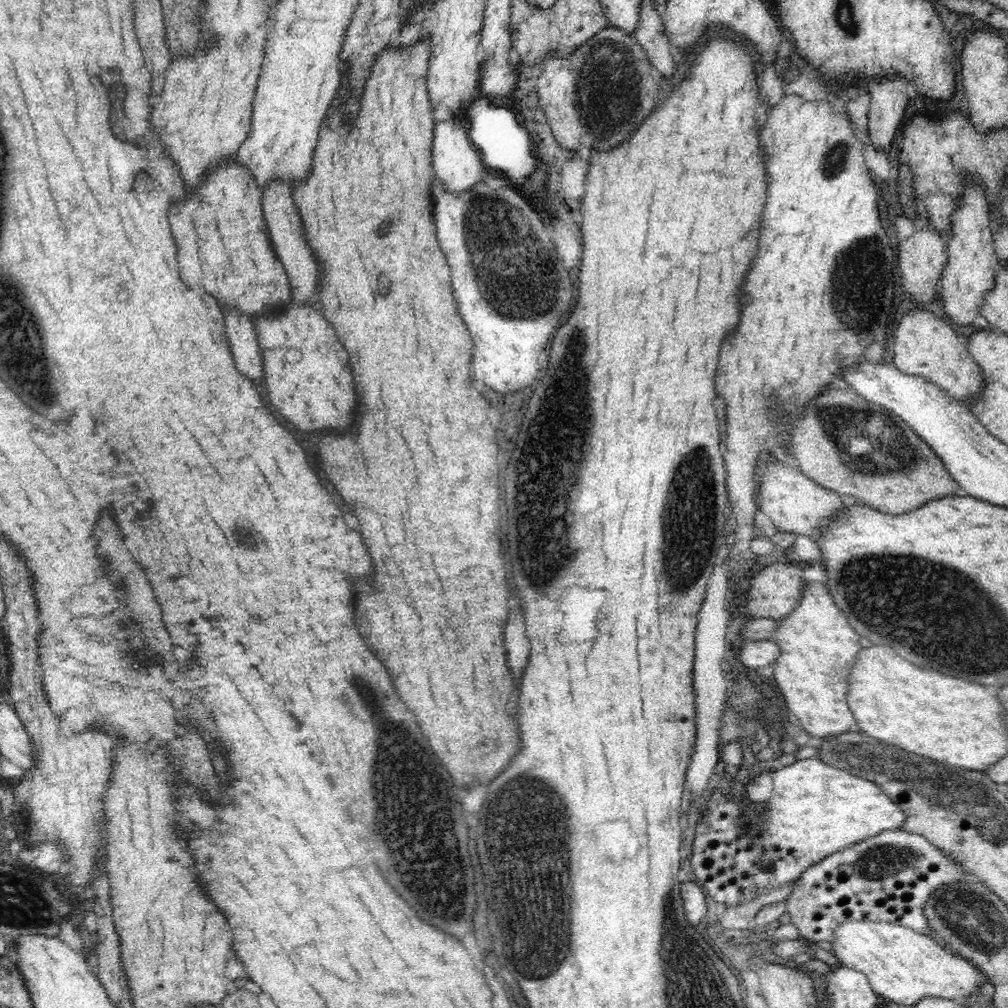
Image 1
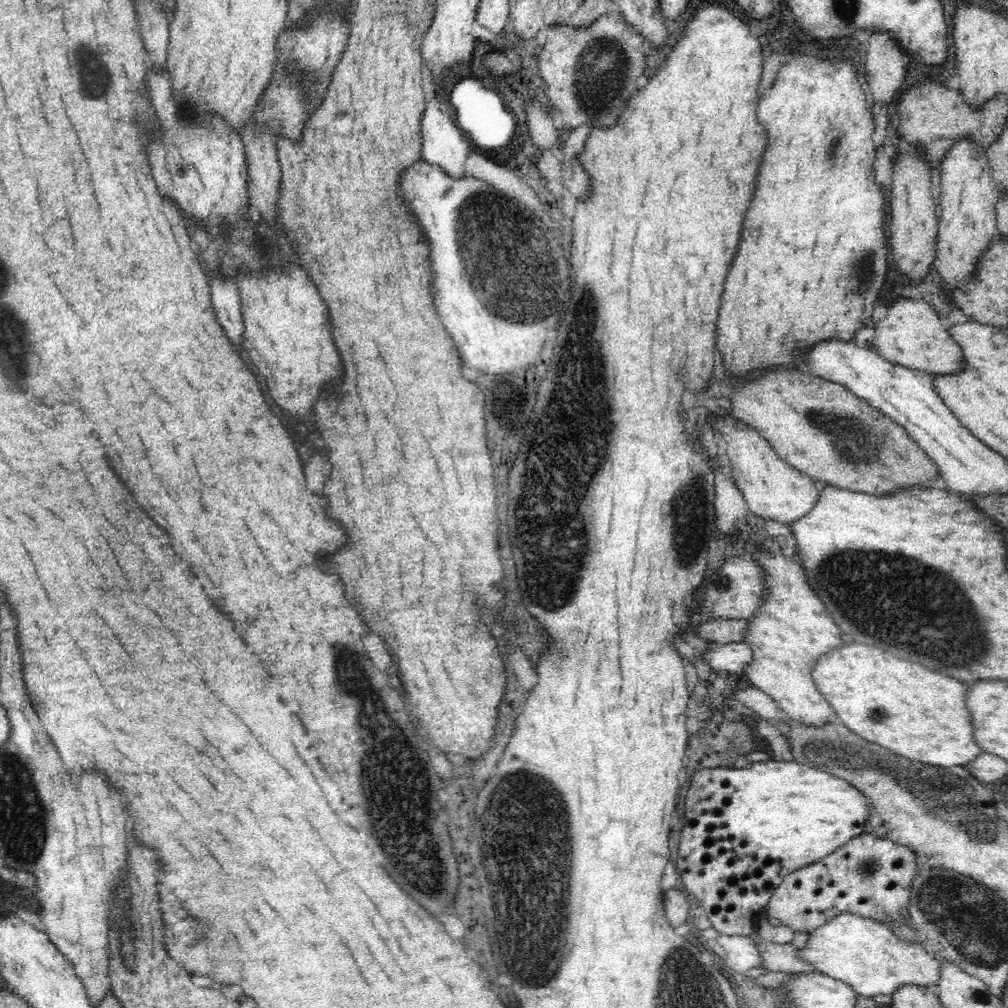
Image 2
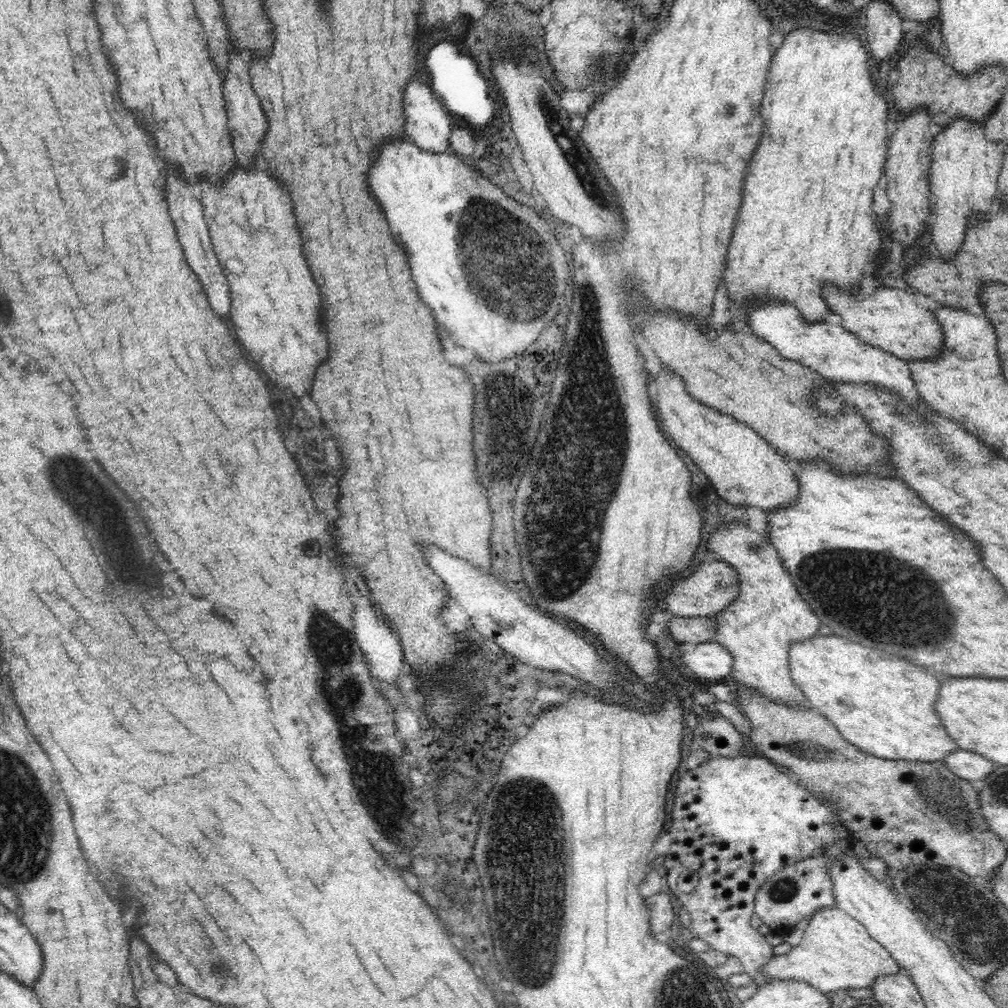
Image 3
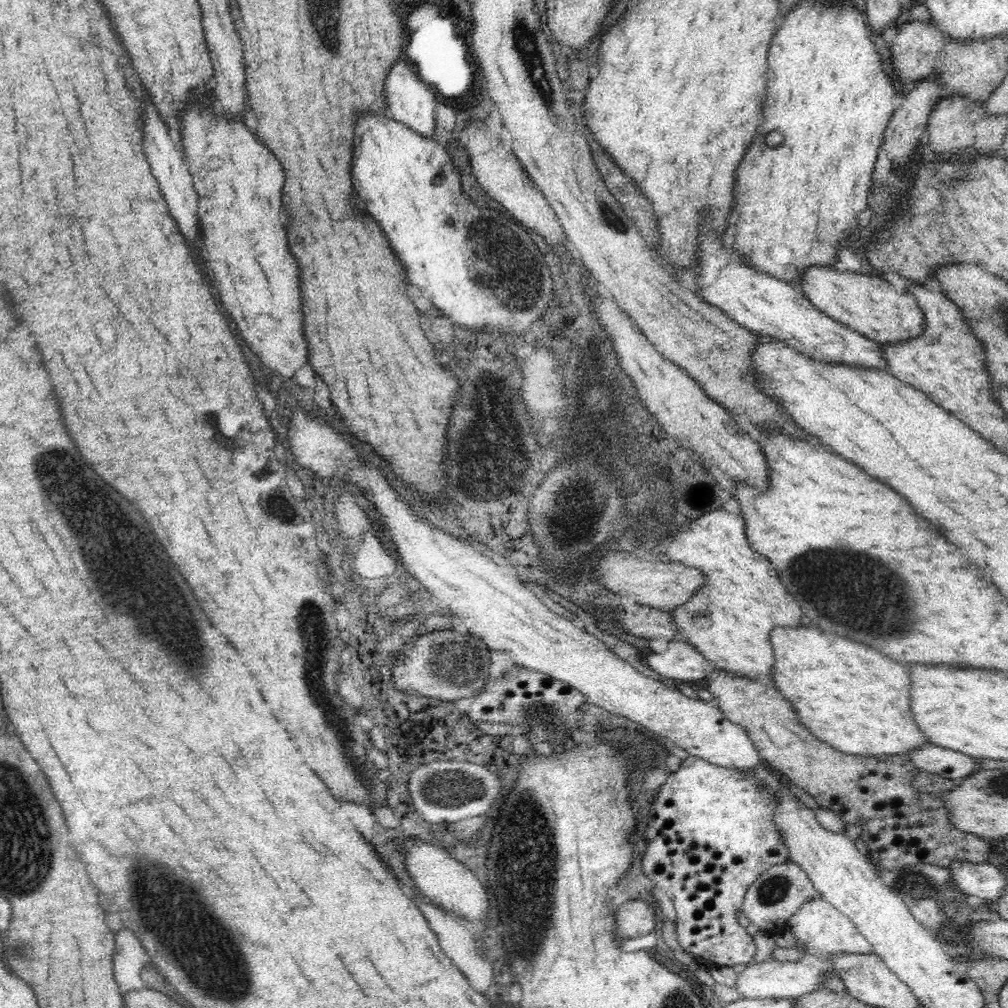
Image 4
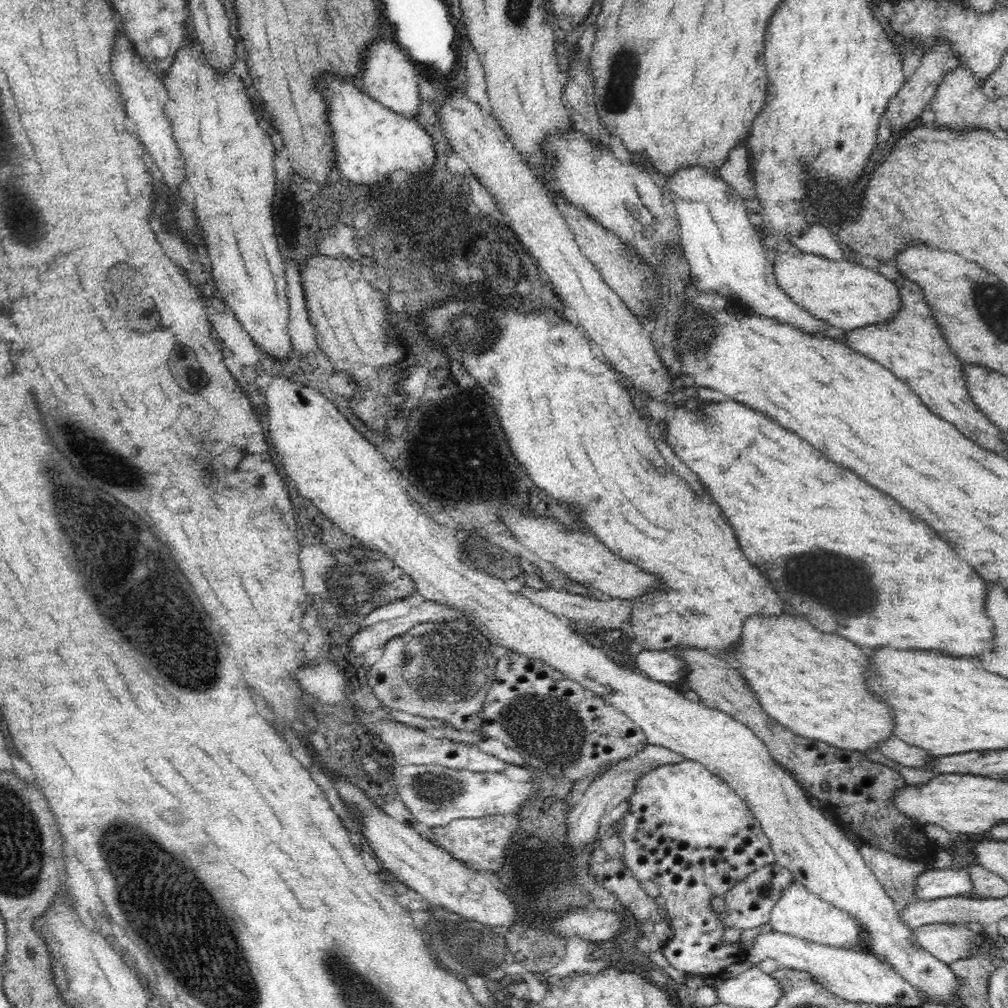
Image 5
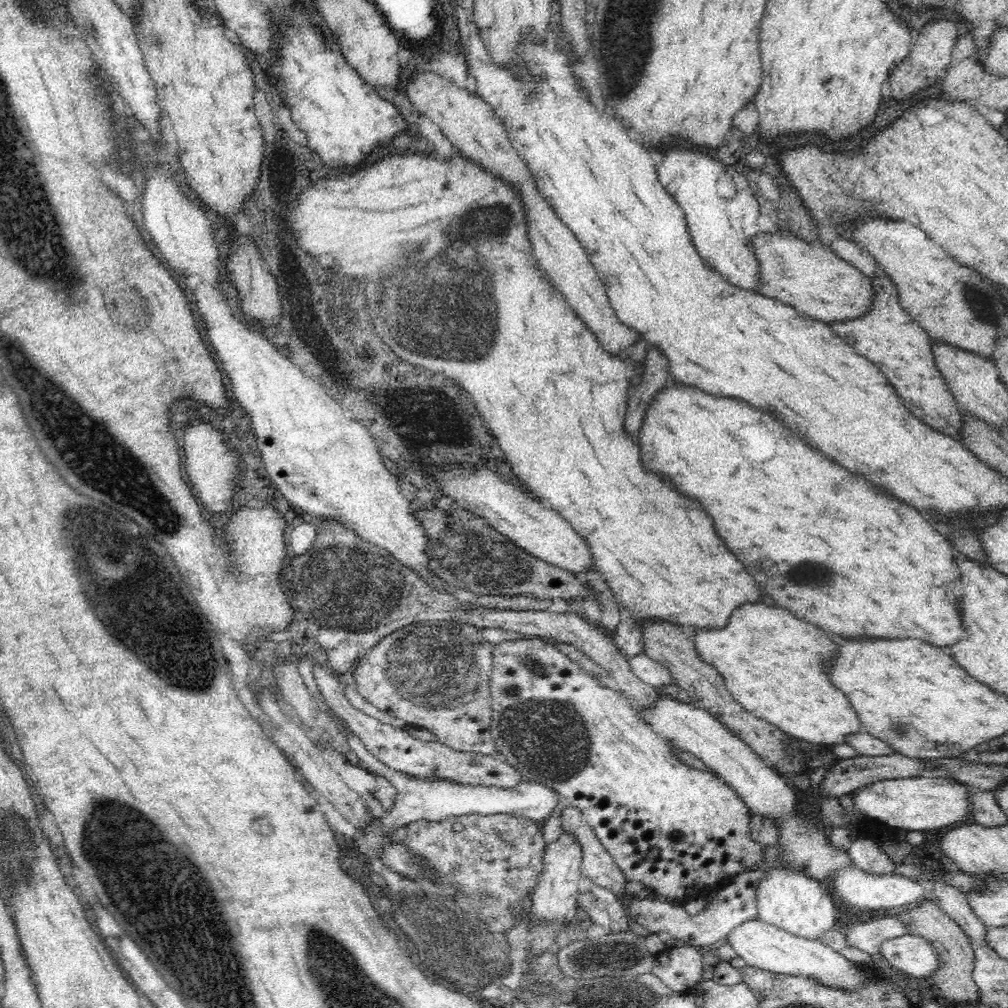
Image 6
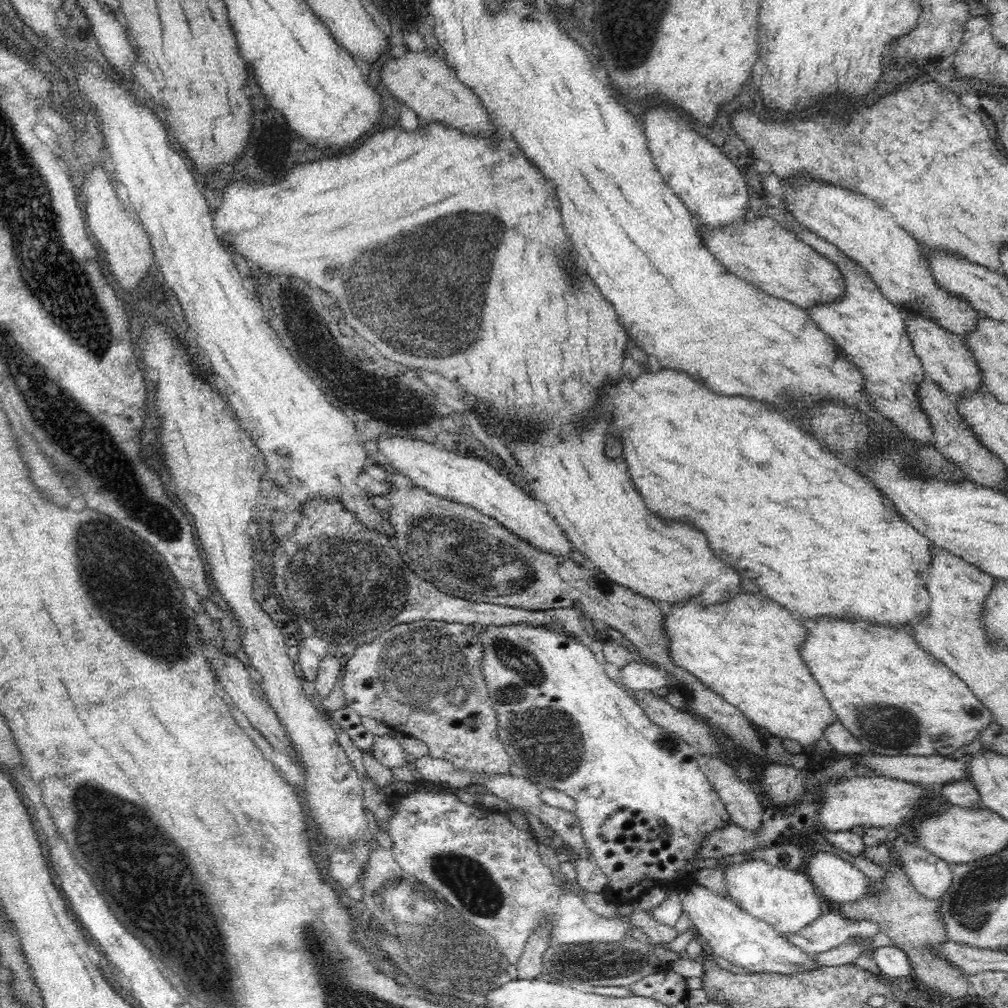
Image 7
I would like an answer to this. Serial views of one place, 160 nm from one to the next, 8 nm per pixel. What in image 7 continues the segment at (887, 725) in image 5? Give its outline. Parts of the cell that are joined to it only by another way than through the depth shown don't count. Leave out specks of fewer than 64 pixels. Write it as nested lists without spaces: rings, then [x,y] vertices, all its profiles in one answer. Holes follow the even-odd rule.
[[[740,594],[740,596],[734,596],[726,602],[720,602],[704,606],[702,600],[699,598],[690,598],[686,602],[678,602],[673,605],[664,607],[663,610],[663,627],[668,639],[668,652],[669,657],[673,660],[673,663],[684,670],[687,670],[691,675],[694,675],[706,688],[713,690],[716,694],[719,694],[728,704],[735,706],[742,714],[749,718],[757,727],[766,728],[772,736],[778,739],[790,739],[801,744],[804,750],[816,747],[816,742],[824,737],[824,731],[828,724],[836,722],[836,714],[830,710],[830,704],[828,700],[824,698],[820,686],[812,680],[810,676],[810,670],[806,670],[807,666],[802,657],[800,656],[800,647],[804,638],[806,638],[806,628],[802,626],[800,620],[796,620],[796,616],[791,611],[782,608],[780,604],[776,604],[774,600],[770,598],[764,598],[764,596],[758,596],[758,594]]]

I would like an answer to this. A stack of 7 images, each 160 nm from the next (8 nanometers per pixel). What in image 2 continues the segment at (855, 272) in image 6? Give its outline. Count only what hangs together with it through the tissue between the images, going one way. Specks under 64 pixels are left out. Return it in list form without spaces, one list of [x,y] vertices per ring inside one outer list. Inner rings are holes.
[[[917,296],[909,299],[900,297],[892,302],[887,308],[887,317],[874,324],[877,334],[870,342],[869,346],[876,351],[882,358],[896,363],[900,366],[926,371],[934,375],[953,375],[964,368],[962,349],[949,333],[946,321],[942,319],[938,312],[922,300],[916,300]]]

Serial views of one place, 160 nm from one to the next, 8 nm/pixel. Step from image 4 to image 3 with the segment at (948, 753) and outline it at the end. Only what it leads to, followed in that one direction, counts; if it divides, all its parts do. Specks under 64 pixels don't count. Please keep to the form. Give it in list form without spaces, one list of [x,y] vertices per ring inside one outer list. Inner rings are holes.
[[[956,750],[946,755],[941,763],[945,764],[956,776],[972,783],[980,782],[996,767],[991,760],[968,750]]]

